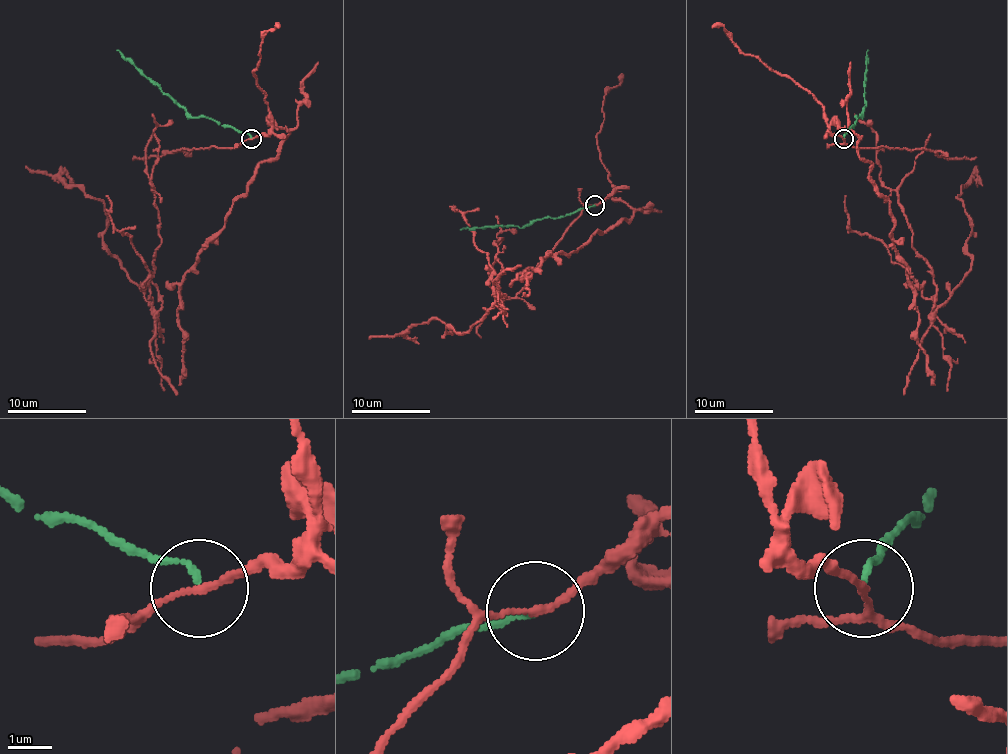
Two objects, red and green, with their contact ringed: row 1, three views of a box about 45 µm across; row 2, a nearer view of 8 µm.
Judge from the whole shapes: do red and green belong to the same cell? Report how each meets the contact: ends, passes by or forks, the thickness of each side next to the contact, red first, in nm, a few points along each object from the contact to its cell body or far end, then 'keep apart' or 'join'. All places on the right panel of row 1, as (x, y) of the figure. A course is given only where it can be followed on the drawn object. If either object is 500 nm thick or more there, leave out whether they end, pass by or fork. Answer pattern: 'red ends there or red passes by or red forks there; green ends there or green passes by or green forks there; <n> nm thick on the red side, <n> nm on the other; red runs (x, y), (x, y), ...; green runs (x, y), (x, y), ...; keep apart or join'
red passes by; green ends there; 140 nm thick on the red side, 130 nm on the other; red runs (843, 139), (829, 127), (859, 139), (935, 312), (971, 266), (957, 196), (977, 166); green runs (843, 137), (867, 105), (865, 70), (869, 50); keep apart

